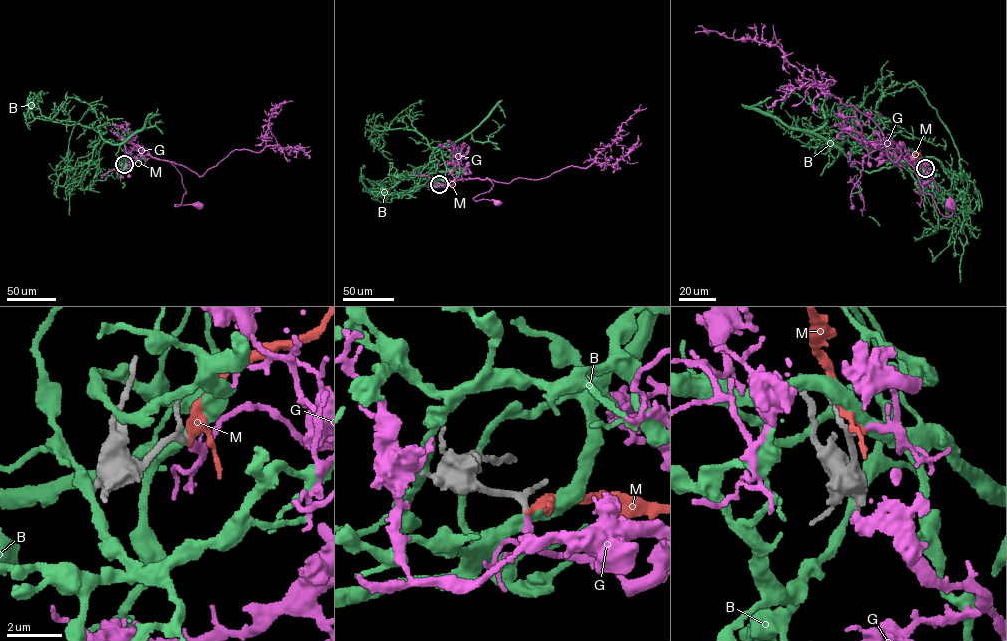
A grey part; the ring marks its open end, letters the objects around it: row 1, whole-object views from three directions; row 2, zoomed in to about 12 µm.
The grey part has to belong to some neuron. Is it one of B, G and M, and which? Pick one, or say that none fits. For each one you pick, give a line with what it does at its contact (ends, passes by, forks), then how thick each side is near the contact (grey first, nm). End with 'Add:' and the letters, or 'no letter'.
G: it passes by; 180 nm thick on the grey side, 170 nm on the other
Add: G

